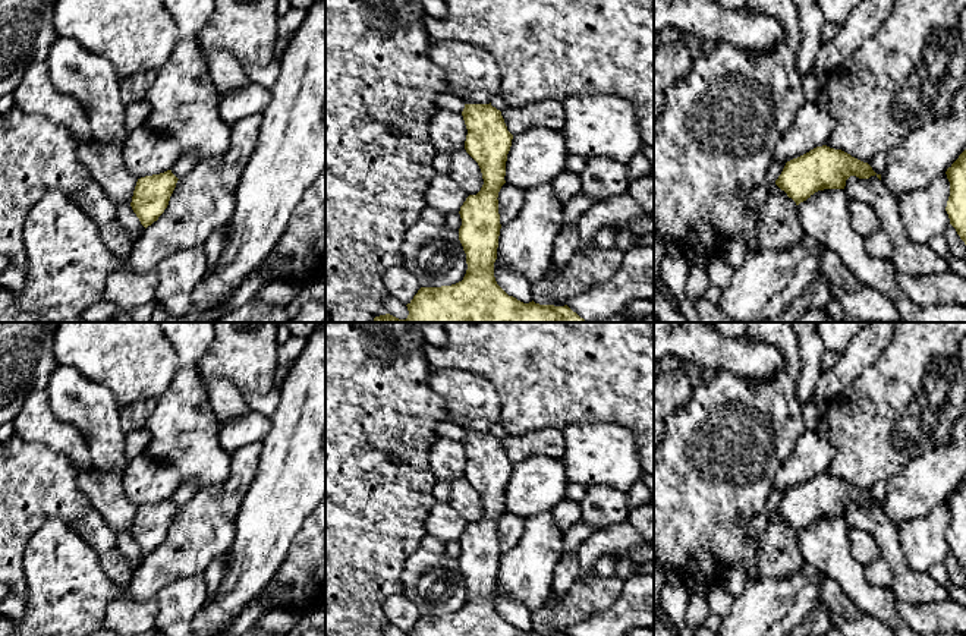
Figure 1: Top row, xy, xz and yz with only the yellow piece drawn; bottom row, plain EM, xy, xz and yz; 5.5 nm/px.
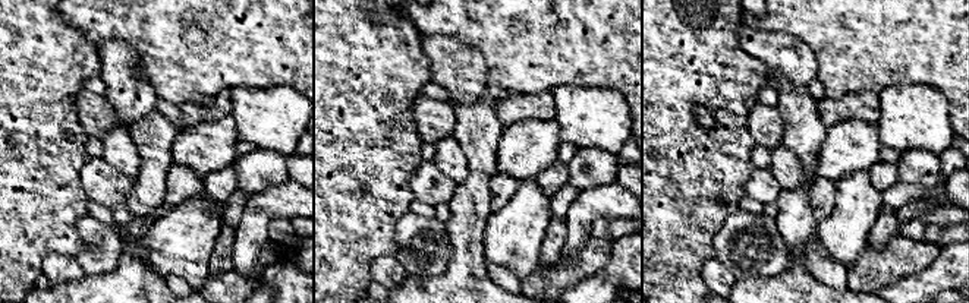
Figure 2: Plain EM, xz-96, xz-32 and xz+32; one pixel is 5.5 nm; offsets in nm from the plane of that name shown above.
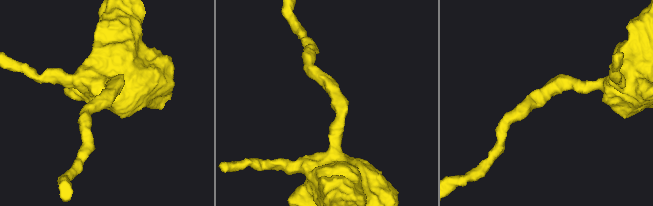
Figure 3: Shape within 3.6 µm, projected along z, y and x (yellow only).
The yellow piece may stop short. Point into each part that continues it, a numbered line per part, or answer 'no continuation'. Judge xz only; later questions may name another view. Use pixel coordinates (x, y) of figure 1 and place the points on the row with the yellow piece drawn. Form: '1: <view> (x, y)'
no continuation

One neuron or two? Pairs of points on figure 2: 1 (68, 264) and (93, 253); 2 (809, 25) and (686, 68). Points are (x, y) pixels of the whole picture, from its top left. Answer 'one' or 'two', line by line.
1: two
2: two

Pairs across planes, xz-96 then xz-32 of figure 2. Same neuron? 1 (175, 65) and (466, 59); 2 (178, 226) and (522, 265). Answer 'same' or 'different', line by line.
1: different
2: same

